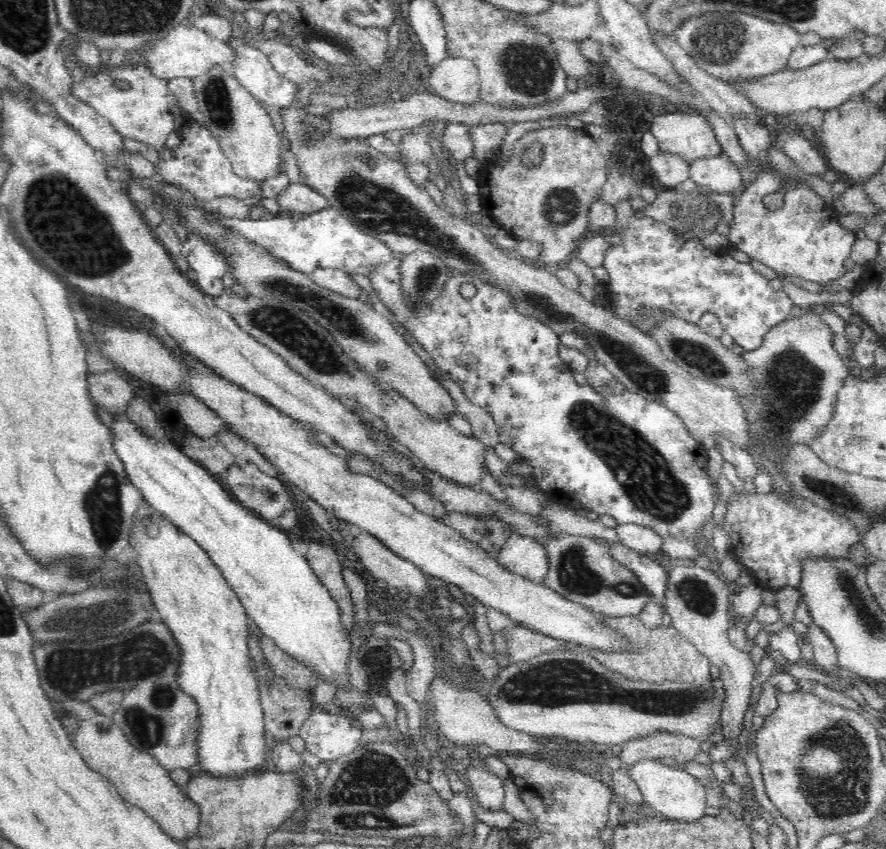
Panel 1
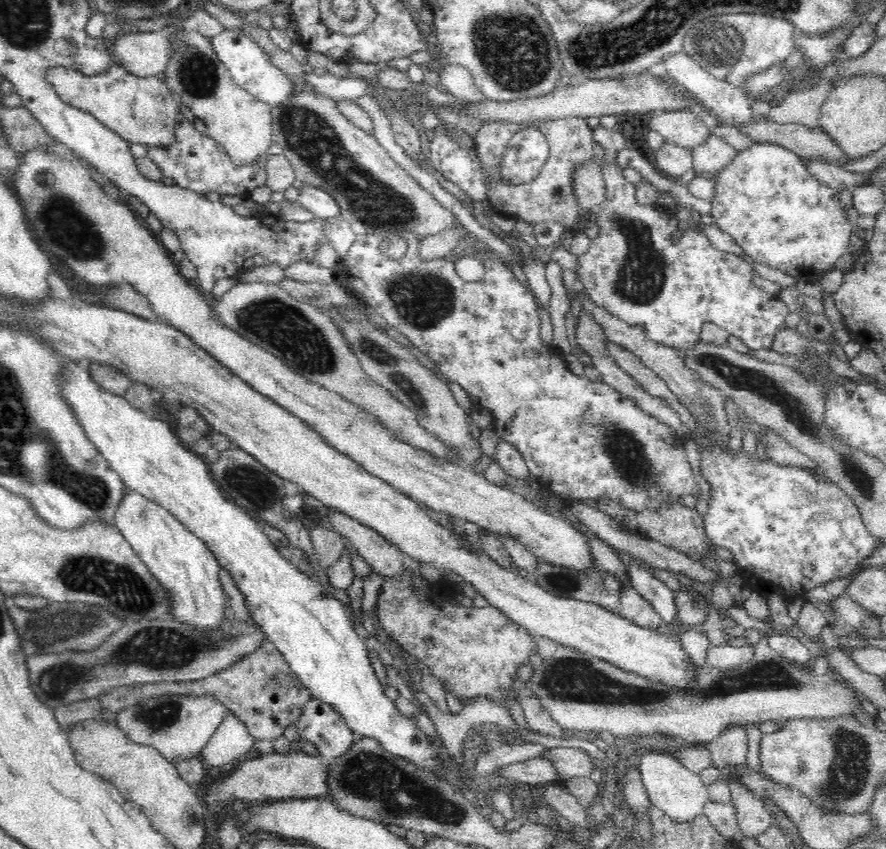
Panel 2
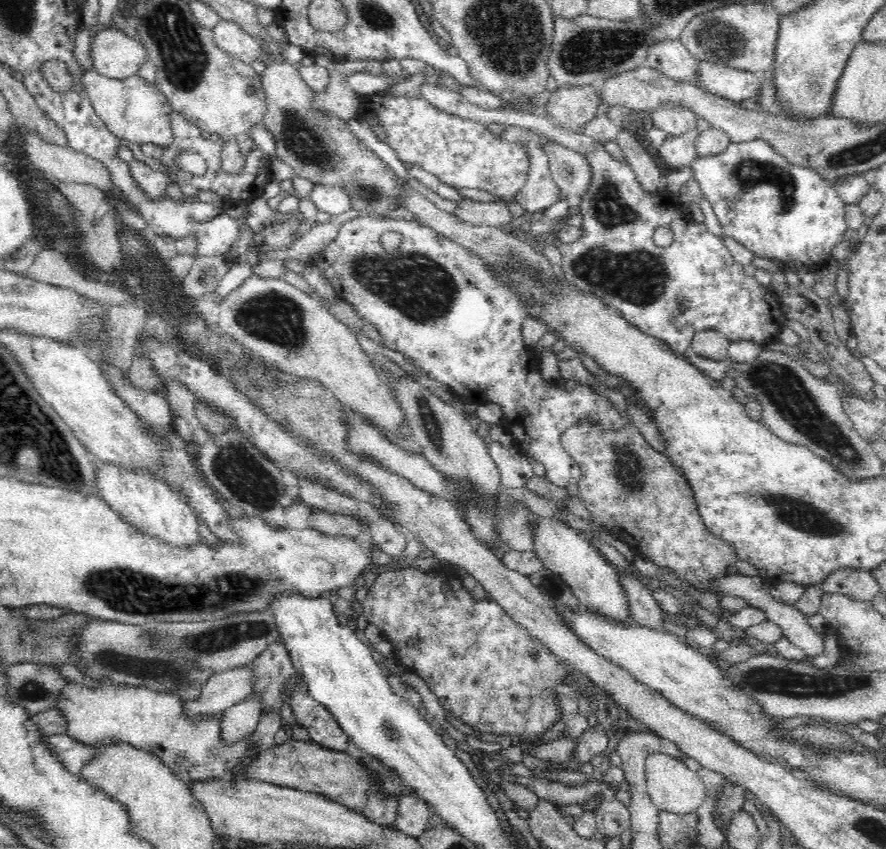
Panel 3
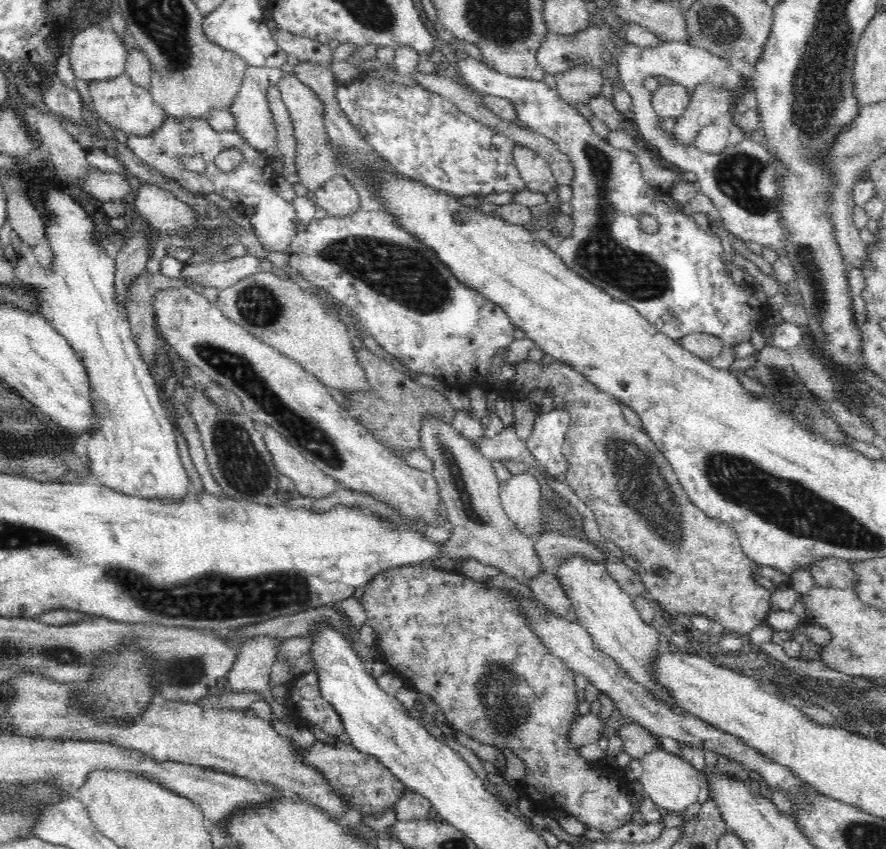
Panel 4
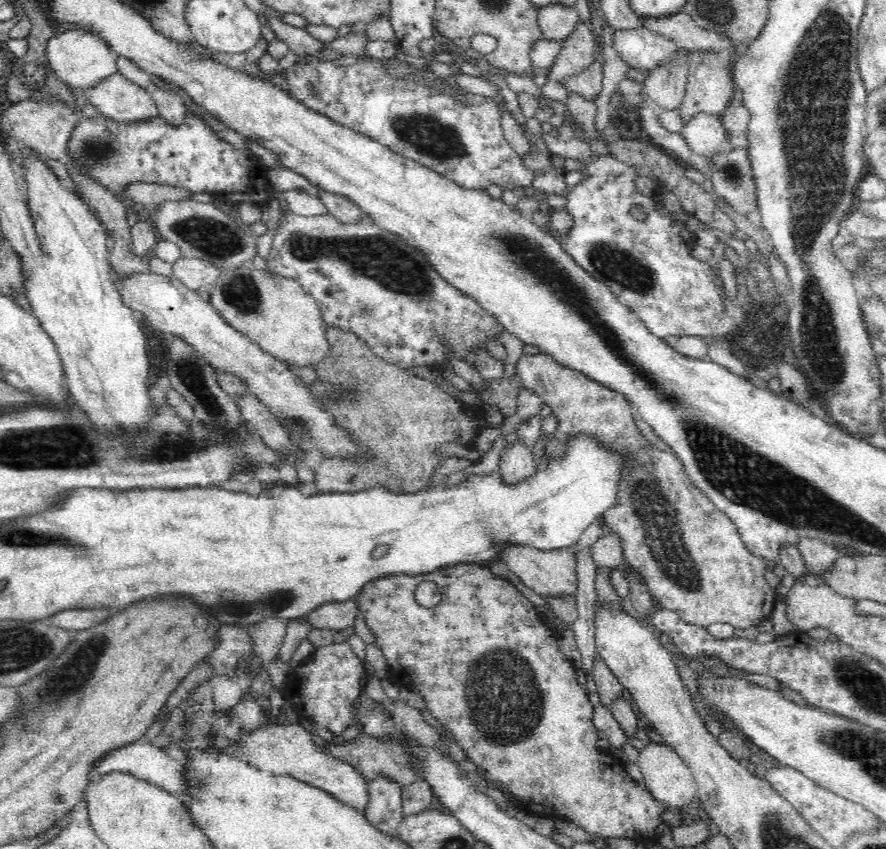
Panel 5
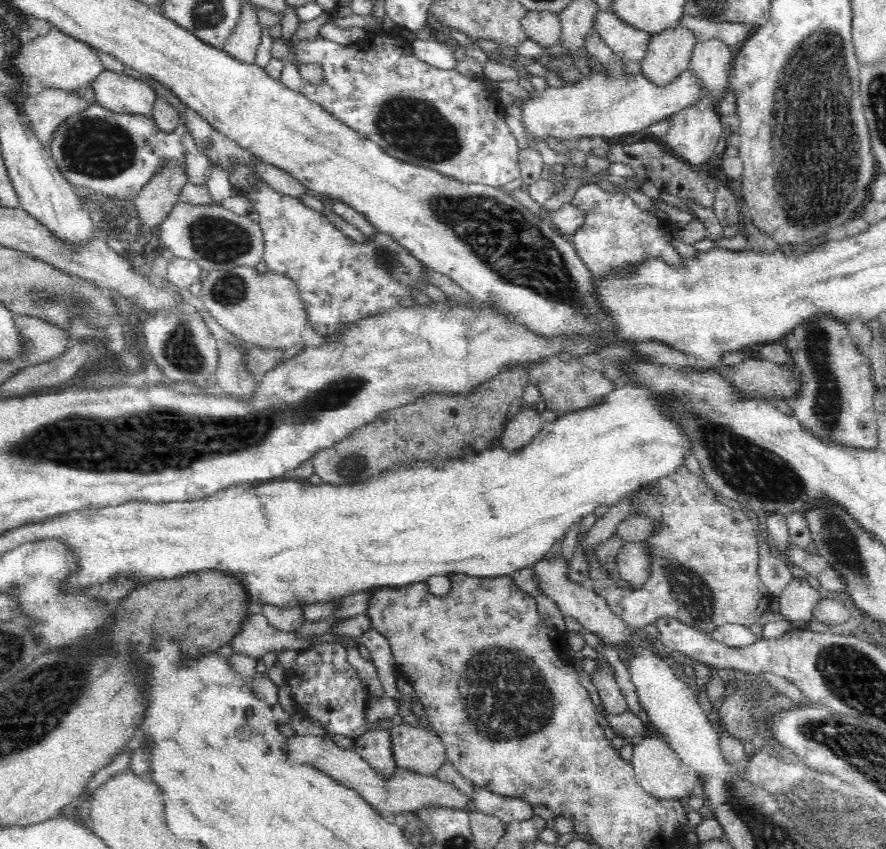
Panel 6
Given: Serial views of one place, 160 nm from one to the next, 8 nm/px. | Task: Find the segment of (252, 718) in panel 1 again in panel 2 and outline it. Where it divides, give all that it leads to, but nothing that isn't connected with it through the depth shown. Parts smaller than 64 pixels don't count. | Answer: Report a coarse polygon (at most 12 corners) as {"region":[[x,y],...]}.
{"region":[[126,487],[115,526],[169,592],[171,618],[226,620],[220,563]]}

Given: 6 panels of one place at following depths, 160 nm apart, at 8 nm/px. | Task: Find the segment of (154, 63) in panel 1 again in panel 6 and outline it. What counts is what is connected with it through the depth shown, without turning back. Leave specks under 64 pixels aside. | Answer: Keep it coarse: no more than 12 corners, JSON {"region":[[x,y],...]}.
{"region":[[52,26],[21,45],[16,76],[43,88],[88,87],[105,67]]}

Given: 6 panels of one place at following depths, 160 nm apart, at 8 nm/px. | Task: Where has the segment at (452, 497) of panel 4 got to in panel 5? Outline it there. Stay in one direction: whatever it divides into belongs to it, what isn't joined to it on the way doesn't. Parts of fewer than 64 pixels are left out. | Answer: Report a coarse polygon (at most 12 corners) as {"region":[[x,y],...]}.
{"region":[[504,546],[498,562],[542,597],[576,594],[576,546]]}

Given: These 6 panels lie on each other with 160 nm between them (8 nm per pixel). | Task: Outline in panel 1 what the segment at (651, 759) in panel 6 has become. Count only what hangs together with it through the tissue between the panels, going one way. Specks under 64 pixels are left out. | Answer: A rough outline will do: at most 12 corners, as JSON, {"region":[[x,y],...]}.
{"region":[[642,760],[627,772],[660,816],[694,823],[706,789],[681,766]]}

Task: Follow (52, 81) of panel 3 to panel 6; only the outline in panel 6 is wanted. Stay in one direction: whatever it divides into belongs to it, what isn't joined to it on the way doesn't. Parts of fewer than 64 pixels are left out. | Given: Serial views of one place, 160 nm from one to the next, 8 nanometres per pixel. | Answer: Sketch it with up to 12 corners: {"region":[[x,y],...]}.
{"region":[[105,70],[91,86],[112,112],[152,114],[157,94],[140,79]]}

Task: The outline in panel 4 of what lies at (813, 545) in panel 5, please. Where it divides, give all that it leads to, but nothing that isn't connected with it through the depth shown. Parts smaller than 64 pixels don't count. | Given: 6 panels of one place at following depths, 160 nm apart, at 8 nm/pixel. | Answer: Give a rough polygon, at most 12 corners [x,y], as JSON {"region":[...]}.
{"region":[[820,558],[809,571],[818,586],[852,589],[850,561]]}

